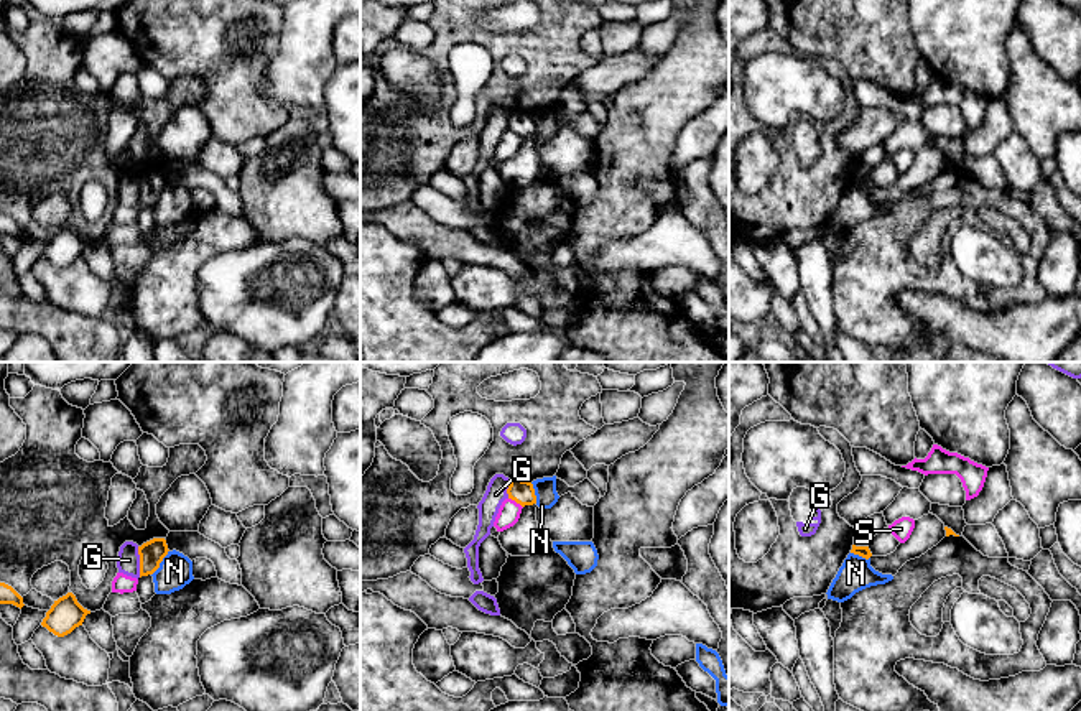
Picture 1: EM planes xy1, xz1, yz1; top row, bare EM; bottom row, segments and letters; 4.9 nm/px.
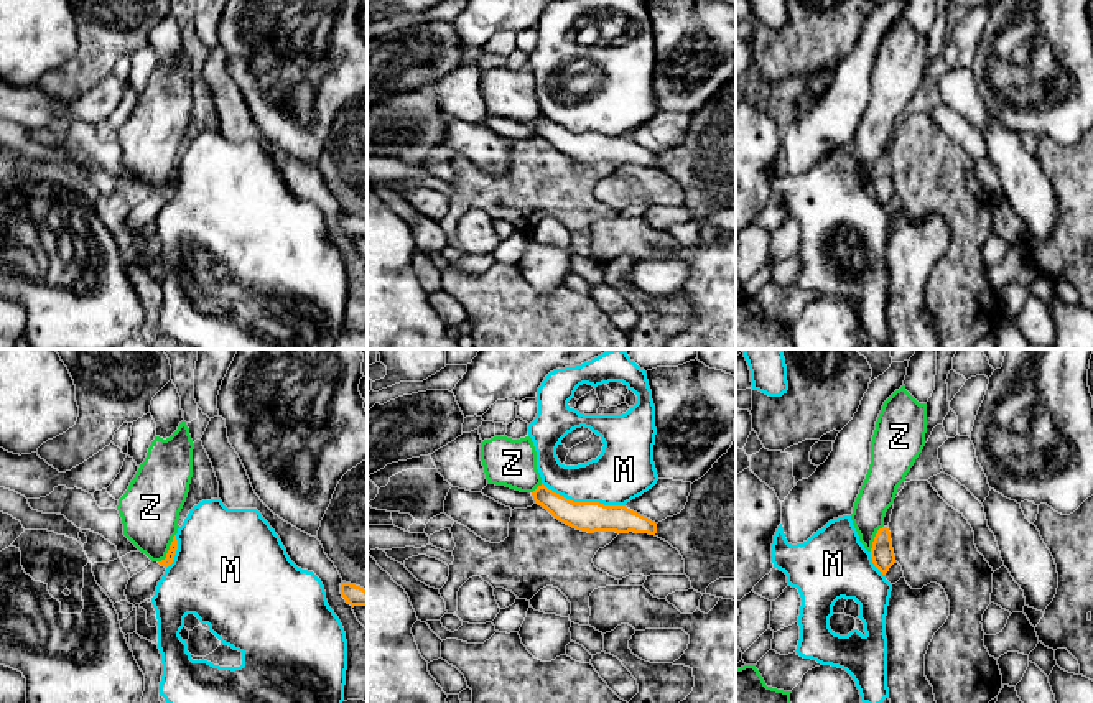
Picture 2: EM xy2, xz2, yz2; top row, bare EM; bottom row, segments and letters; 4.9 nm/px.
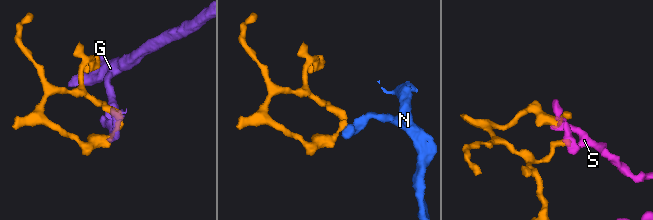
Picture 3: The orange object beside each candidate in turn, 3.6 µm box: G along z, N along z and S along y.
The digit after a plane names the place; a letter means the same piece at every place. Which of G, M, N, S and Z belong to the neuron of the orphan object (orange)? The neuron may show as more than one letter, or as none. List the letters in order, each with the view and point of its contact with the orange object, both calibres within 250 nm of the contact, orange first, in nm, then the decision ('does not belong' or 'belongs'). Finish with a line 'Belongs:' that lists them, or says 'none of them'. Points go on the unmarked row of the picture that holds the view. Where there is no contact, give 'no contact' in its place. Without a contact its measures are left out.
G: contact xy1 (140, 193); calibres 120 and 110 nm; does not belong
M: contact xz2 (583, 134); calibres 150 and 280 nm; does not belong
N: contact xy1 (160, 193); calibres 120 and 170 nm; does not belong
S: contact xz1 (515, 132); calibres 110 and 110 nm; does not belong
Z: contact xy2 (170, 180); calibres 50 and 300 nm; does not belong
Belongs: none of them

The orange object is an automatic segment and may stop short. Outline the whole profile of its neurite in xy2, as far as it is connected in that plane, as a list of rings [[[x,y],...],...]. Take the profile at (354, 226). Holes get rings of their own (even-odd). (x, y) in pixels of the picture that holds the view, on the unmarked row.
[[[342,214],[341,226],[347,235],[354,237],[367,237],[367,222],[360,217]]]

